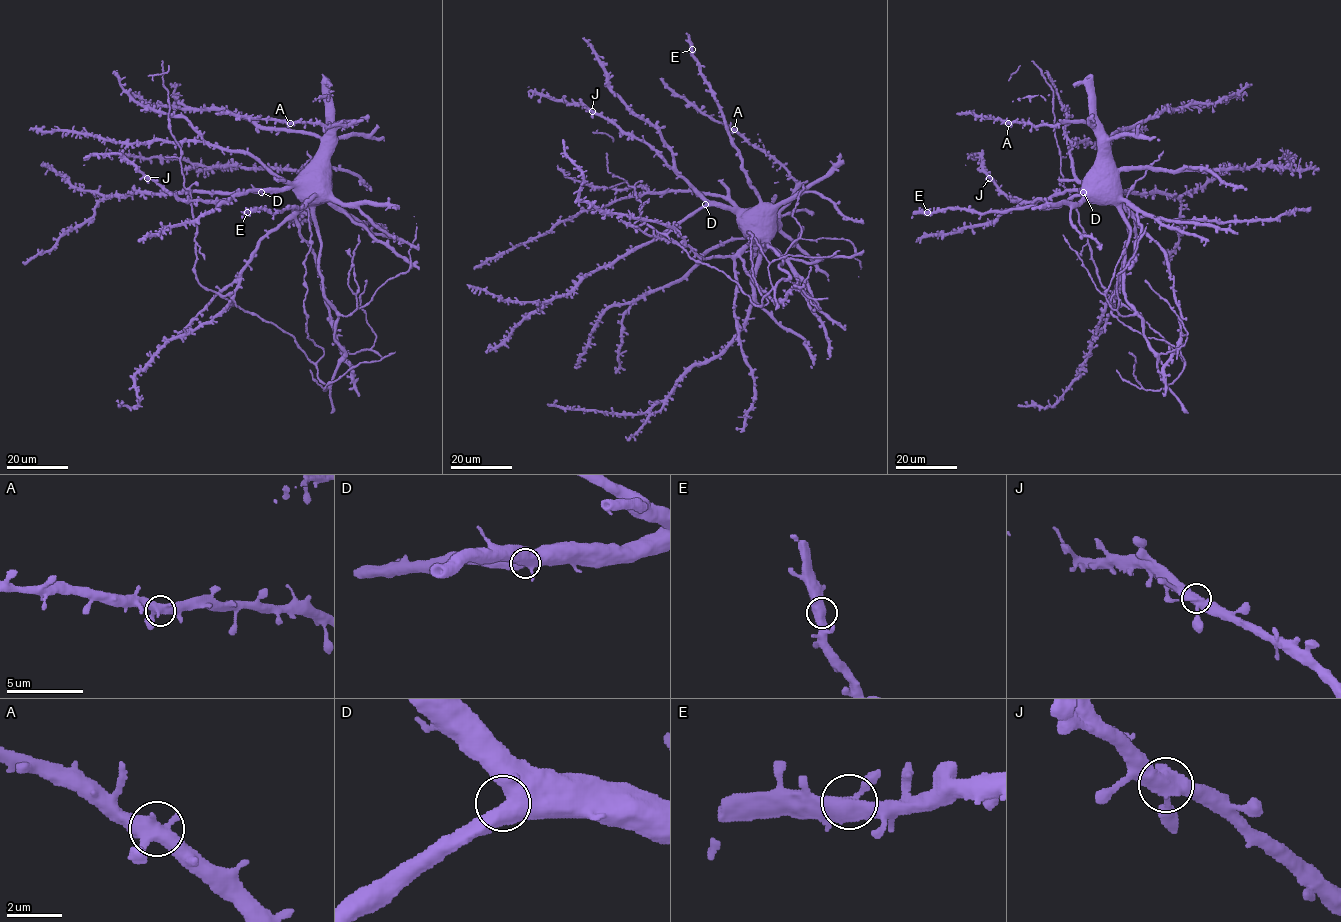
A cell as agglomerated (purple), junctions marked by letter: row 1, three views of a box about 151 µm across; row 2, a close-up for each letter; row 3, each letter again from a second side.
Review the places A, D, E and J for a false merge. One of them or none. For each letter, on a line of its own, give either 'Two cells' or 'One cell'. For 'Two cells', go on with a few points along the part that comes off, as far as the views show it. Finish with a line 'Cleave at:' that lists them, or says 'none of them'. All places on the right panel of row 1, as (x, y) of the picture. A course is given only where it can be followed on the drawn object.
A: One cell
D: One cell
E: One cell
J: One cell
Cleave at: none of them

